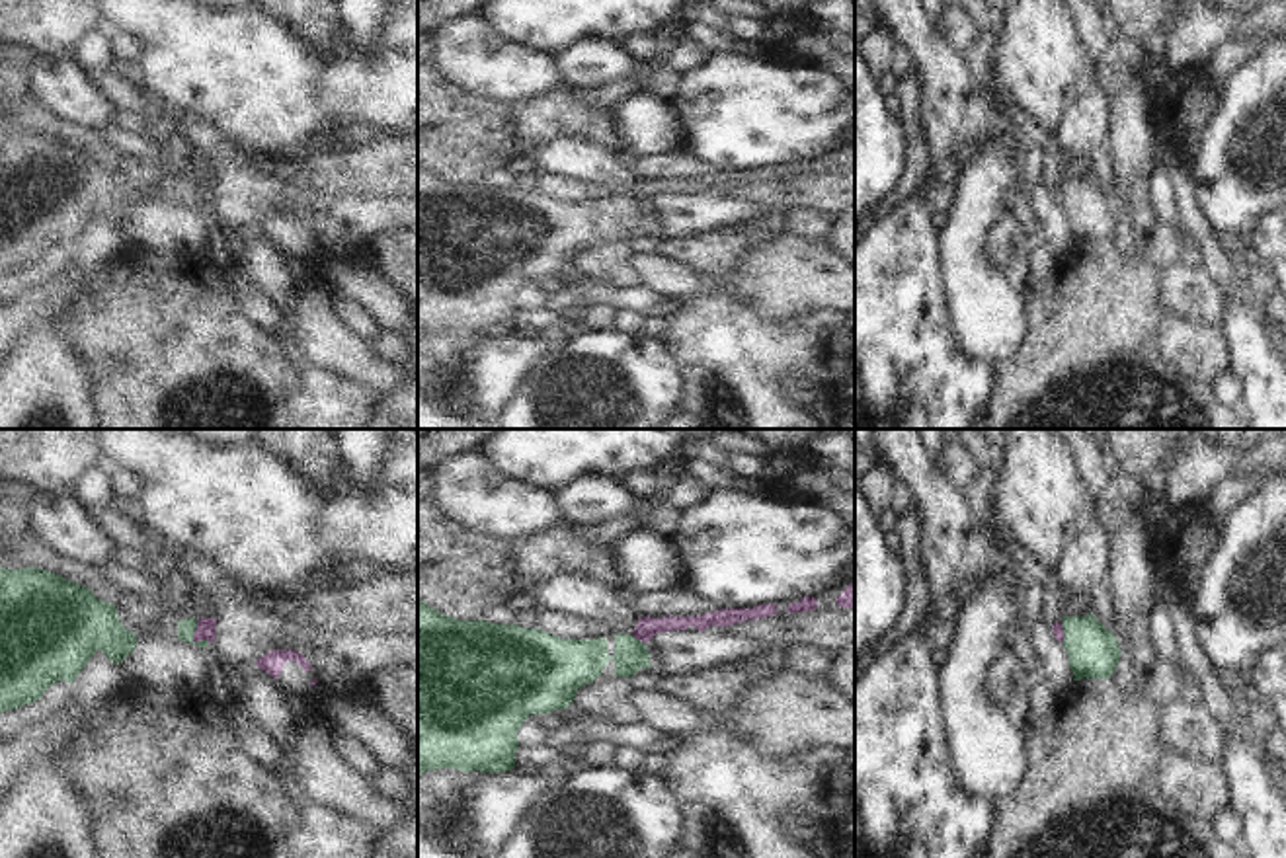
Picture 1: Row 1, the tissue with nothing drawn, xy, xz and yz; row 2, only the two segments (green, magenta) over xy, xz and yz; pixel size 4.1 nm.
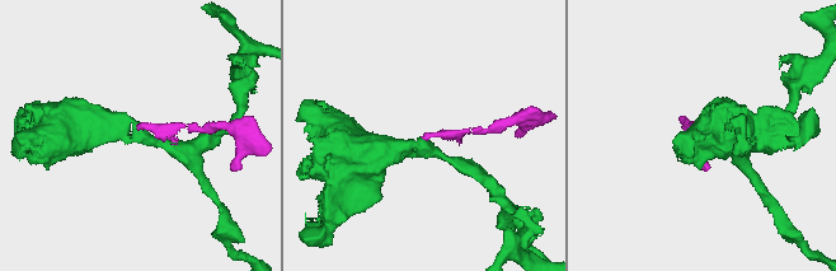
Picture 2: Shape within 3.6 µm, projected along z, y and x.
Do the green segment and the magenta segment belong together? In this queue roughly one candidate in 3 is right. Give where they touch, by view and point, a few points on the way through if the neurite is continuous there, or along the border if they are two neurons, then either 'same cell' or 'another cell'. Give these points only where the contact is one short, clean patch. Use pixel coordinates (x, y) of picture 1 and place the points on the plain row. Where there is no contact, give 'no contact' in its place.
meets green in xy at (192, 199); runs through xy (186, 192), (192, 199), (205, 190); same cell

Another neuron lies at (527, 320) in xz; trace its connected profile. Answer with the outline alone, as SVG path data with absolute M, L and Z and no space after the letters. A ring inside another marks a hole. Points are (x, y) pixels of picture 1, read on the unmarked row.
M552 308L519 310L515 316L517 332L539 332L552 326Z

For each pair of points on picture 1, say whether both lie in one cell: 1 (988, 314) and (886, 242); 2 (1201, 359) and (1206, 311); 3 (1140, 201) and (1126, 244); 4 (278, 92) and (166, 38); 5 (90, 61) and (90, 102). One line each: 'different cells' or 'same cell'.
1: different cells
2: different cells
3: different cells
4: same cell
5: different cells

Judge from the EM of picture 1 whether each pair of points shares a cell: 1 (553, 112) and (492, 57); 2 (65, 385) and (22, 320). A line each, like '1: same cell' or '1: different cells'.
1: different cells
2: different cells

